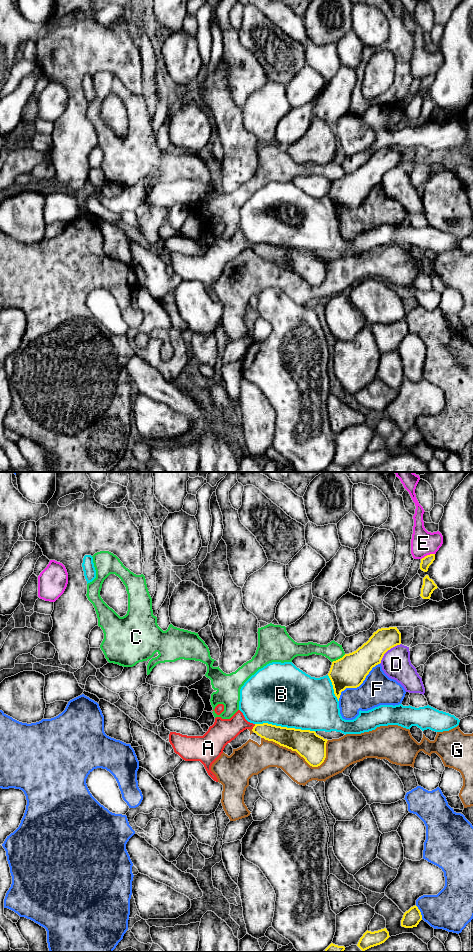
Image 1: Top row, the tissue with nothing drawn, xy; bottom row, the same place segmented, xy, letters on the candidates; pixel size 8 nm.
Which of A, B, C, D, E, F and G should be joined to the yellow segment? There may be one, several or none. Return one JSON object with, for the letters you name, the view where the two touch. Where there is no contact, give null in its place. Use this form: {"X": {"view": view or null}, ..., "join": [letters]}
{"A": {"view": "xy"}, "join": ["A"]}

